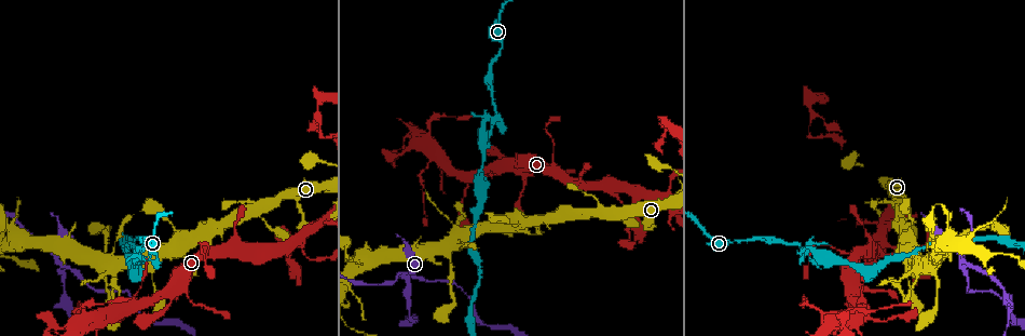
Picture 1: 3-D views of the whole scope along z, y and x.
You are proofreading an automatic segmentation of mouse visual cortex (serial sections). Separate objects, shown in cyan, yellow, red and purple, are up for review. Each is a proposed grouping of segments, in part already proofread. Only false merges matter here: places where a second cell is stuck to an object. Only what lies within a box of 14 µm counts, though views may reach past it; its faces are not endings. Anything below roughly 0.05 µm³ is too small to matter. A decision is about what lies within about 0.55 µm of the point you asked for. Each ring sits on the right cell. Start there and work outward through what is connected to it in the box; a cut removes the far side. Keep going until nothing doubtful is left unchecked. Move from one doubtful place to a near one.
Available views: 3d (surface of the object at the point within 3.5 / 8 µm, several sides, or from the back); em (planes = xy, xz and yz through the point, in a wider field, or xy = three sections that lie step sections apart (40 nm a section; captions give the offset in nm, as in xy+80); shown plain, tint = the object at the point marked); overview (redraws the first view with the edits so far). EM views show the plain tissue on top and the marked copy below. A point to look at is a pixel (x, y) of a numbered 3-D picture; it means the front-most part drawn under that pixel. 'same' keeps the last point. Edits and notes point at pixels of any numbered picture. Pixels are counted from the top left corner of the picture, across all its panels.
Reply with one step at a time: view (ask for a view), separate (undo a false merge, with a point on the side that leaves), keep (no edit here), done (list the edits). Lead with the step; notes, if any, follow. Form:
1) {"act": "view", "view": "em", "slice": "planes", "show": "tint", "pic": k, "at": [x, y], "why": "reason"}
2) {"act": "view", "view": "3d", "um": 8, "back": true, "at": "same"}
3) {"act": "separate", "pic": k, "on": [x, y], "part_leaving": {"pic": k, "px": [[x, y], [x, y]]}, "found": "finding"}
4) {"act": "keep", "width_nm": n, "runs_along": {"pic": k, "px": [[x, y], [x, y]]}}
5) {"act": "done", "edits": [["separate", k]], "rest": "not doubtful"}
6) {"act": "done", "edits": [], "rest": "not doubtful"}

{"act": "view", "view": "3d", "um": 3.5, "pic": 1, "at": [406, 275], "why": "four-way junction"}

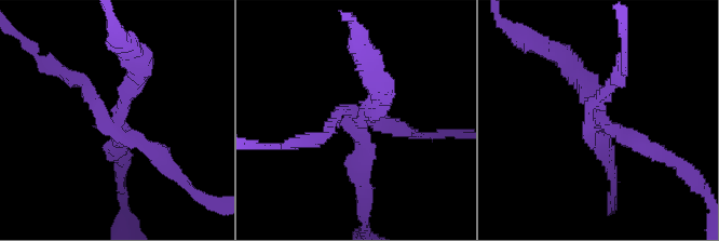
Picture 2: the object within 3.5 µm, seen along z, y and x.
{"act": "view", "view": "em", "slice": "xy", "step": 1, "show": "tint", "pic": 2, "at": [598, 122], "why": "need the tissue"}

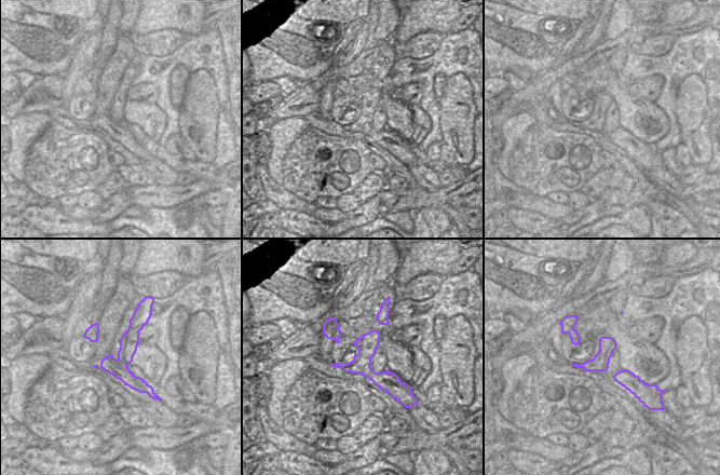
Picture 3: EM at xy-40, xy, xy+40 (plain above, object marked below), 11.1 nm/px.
{"act": "view", "view": "em", "slice": "xy", "step": 3, "show": "tint", "at": "same", "why": "another direction"}

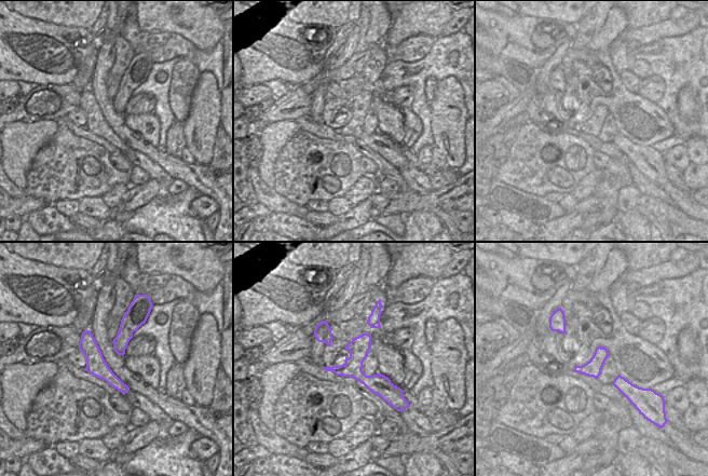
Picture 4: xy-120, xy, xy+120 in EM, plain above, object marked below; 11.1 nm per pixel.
{"act": "separate", "pic": 2, "on": [640, 137], "arms": 4, "part_leaving": {"pic": 2, "px": [[599, 119], [594, 135], [613, 189]]}, "found": "a second cell is stuck on"}

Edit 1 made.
{"act": "view", "view": "overview"}

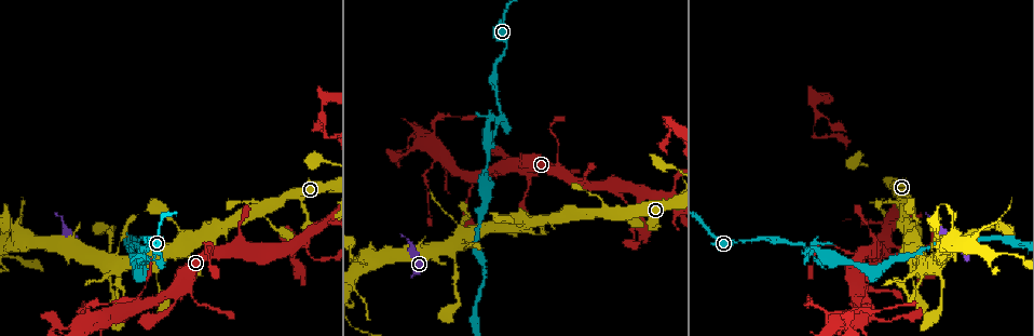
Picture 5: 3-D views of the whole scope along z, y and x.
{"act": "view", "view": "3d", "um": 8, "pic": 5, "at": [888, 245], "why": "abrupt turn"}

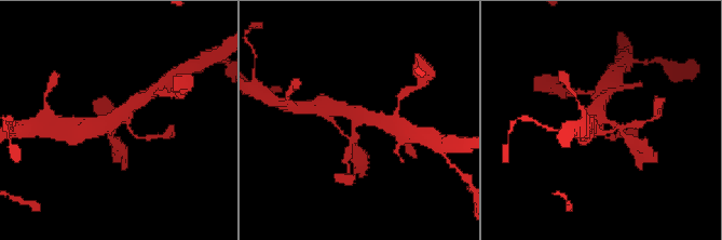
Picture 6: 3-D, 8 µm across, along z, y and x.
{"act": "view", "view": "3d", "um": 3.5, "pic": 6, "at": [113, 122], "why": "zoom in"}

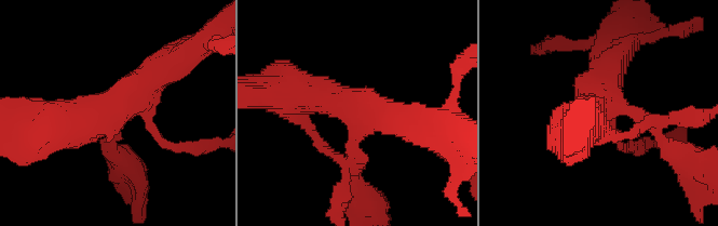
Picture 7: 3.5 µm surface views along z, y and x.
{"act": "view", "view": "em", "slice": "xy", "step": 3, "show": "tint", "pic": 7, "at": [357, 129], "arms": 4, "arm_widths_nm": [150, 200, 450, 600]}

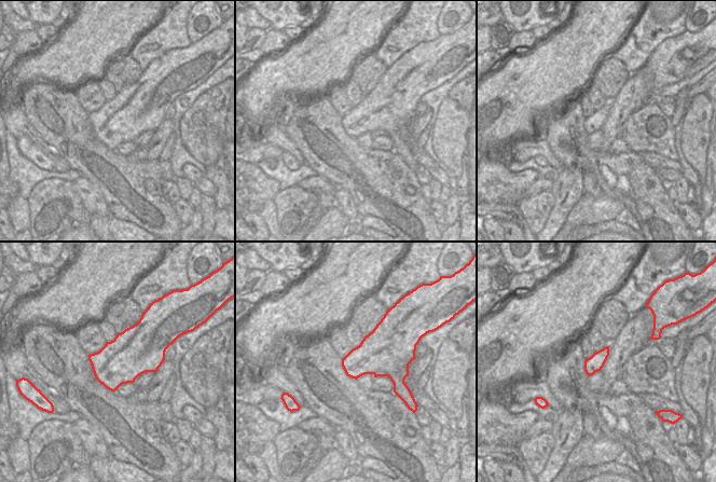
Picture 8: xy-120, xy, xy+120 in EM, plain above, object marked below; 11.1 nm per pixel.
{"act": "keep", "runs_along": {"pic": 7, "px": [[57, 127], [117, 106], [177, 63]]}, "found": "one cell here"}

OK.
{"act": "view", "view": "3d", "um": 3.5, "pic": 5, "at": [806, 250], "why": "abrupt turn"}

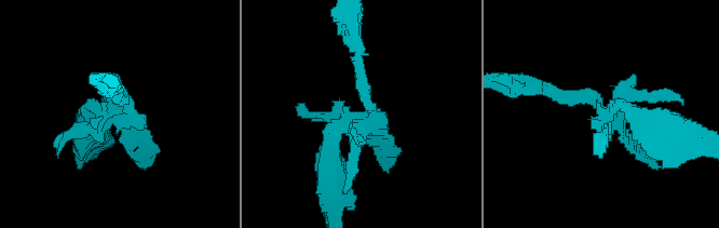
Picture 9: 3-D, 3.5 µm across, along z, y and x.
{"act": "view", "view": "em", "slice": "xy", "step": 3, "show": "tint", "pic": 9, "at": [368, 113], "why": "shape alone is not enough"}

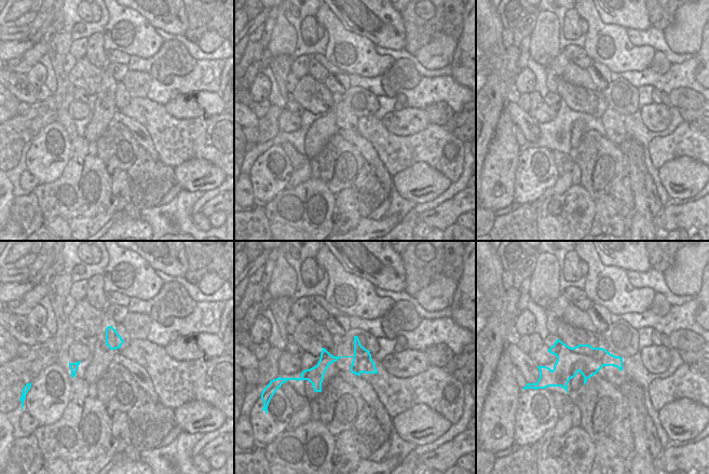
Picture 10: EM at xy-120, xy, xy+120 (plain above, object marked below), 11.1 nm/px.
{"act": "separate", "pic": 9, "on": [356, 145], "part_leaving": {"pic": 9, "px": [[369, 115], [333, 129], [329, 178]]}, "found": "a second cell is stuck on"}

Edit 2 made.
{"act": "done", "edits": [["separate", 2], ["separate", 9]], "rest": "not doubtful"}

